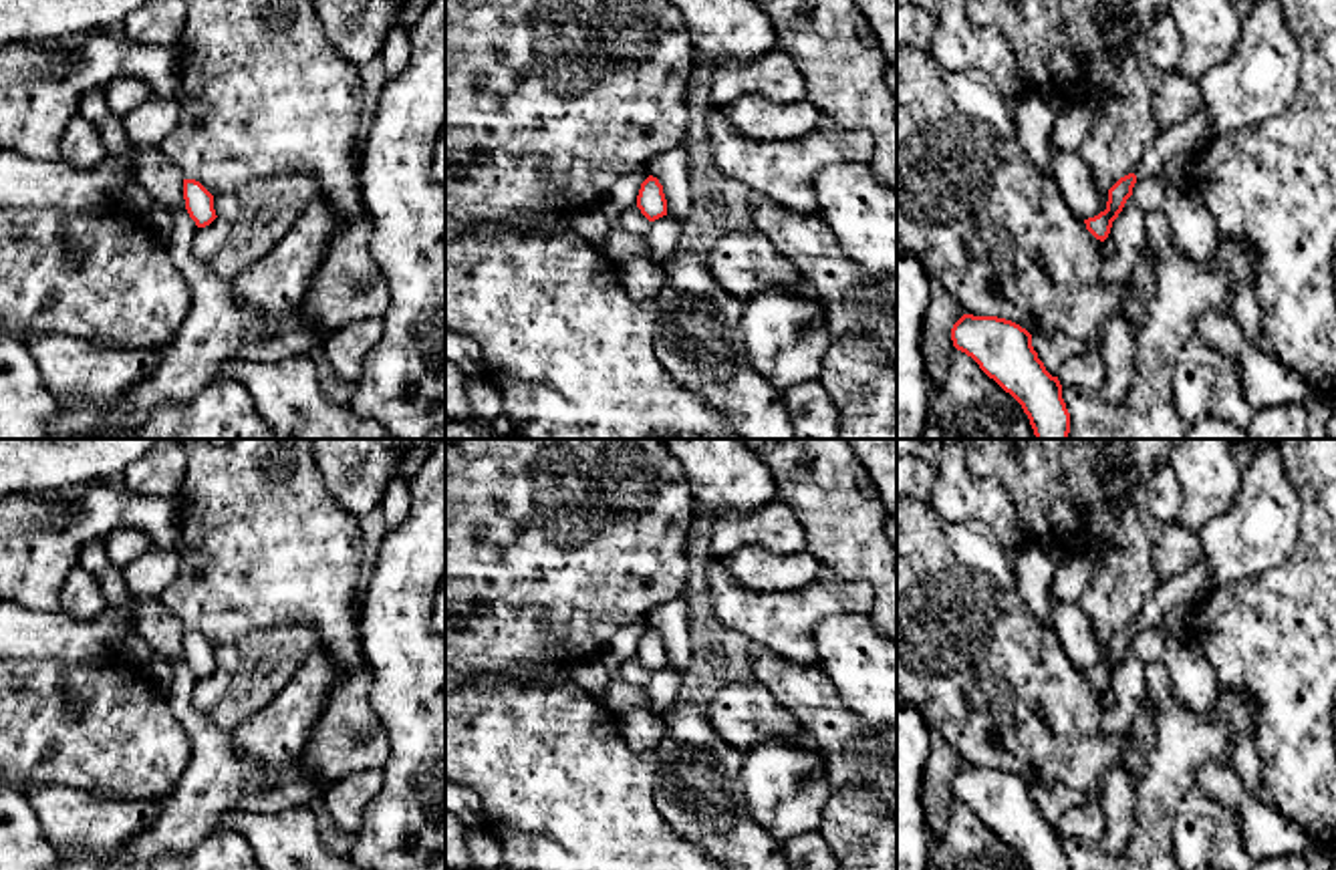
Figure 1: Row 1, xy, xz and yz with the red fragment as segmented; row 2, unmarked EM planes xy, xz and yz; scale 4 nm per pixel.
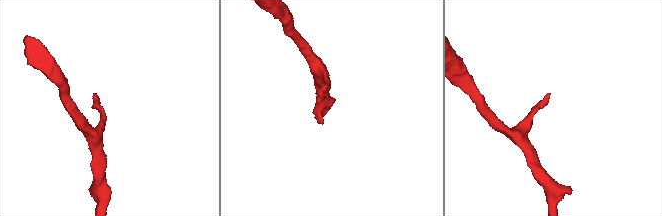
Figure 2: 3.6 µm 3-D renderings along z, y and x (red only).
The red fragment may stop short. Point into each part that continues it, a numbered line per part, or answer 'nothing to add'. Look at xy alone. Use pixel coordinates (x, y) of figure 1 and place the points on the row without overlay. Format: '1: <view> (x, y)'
nothing to add

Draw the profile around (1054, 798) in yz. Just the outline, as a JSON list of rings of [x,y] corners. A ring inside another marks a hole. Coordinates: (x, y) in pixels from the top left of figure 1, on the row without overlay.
[[[1042,781],[1032,785],[1032,798],[1052,828],[1058,828],[1058,822],[1070,808],[1092,800],[1092,795],[1072,789],[1062,781]]]

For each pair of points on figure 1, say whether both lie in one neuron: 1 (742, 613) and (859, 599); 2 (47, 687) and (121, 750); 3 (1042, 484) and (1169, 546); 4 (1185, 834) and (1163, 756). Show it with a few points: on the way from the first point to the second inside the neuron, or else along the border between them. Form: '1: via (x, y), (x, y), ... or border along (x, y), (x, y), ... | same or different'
1: via (770, 613), (798, 613), (821, 599), (831, 599) | same
2: via (57, 709), (99, 748) | same
3: border along (1153, 544), (1153, 566), (1161, 581) | different
4: border along (1187, 800), (1175, 816), (1171, 848) | different

